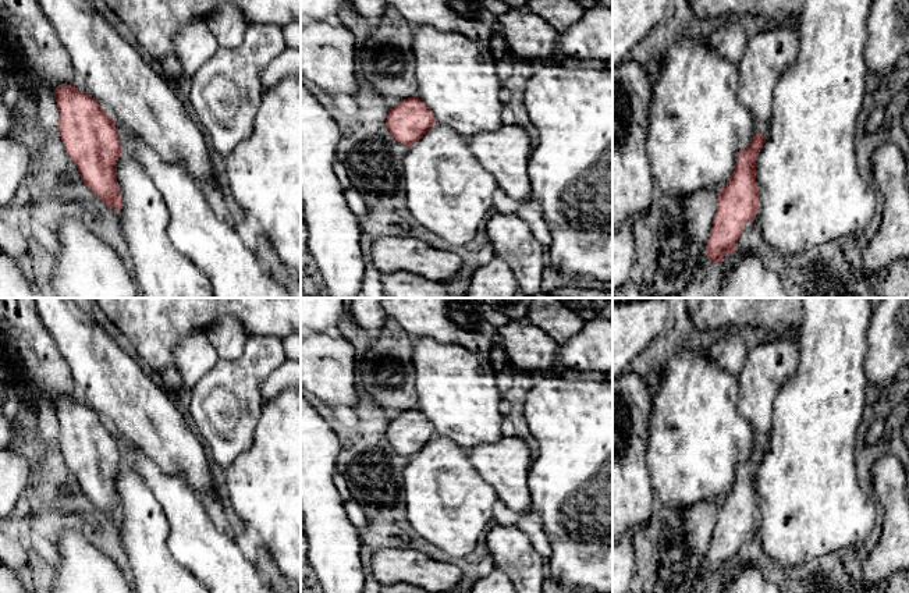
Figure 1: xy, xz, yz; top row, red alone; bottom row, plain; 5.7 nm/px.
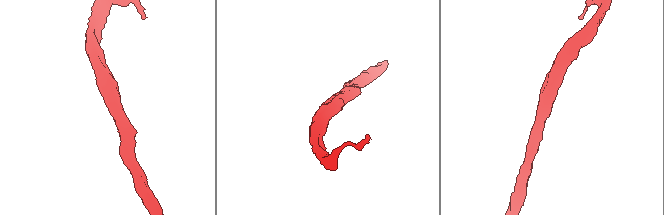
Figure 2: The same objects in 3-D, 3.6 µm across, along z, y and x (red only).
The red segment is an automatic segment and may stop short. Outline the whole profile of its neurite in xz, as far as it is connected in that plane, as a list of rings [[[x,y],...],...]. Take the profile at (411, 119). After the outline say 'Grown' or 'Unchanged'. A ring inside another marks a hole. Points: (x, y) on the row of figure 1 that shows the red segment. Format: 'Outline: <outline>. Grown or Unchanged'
Outline: [[[418,96],[400,100],[386,120],[393,138],[406,146],[419,141],[434,124],[434,114]]]. Unchanged

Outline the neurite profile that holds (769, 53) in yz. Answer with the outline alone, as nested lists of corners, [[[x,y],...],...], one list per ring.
[[[767,26],[748,38],[739,63],[738,102],[757,124],[768,124],[774,107],[774,90],[781,74],[798,54],[798,28]]]

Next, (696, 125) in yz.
[[[681,39],[658,61],[647,128],[647,155],[656,188],[677,200],[700,191],[720,192],[729,181],[736,153],[753,139],[756,121],[738,102],[739,65],[722,58],[707,39]]]

